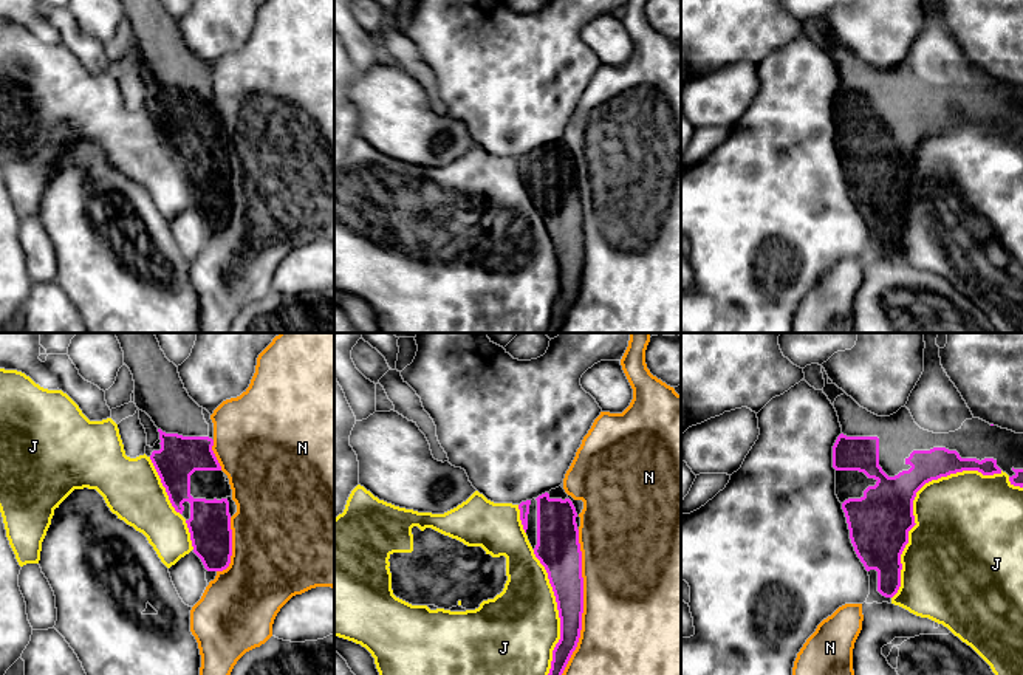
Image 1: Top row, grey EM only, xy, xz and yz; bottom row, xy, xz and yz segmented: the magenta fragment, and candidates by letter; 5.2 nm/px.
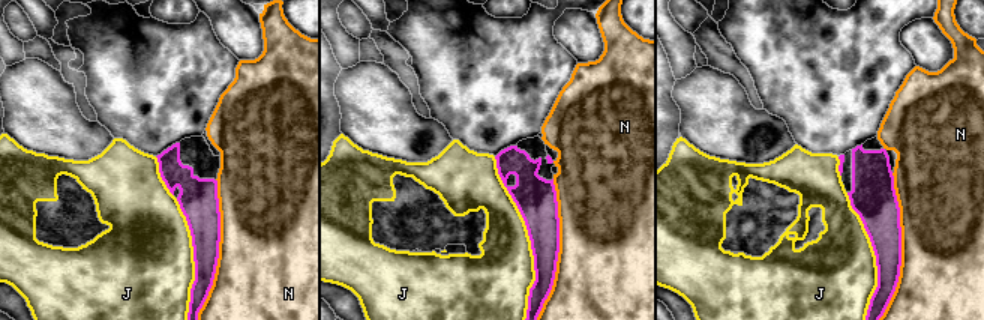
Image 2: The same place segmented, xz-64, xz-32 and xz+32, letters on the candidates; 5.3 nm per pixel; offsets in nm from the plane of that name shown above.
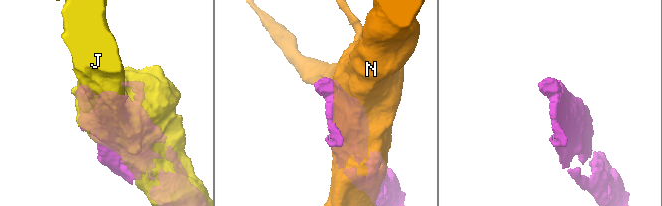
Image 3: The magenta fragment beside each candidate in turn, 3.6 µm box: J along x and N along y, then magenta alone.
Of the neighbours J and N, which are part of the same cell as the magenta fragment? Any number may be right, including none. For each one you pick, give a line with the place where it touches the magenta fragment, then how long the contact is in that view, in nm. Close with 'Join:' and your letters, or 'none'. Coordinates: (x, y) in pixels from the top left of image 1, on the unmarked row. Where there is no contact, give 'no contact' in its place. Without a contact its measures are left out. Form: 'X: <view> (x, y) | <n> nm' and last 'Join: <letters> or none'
Join: none

